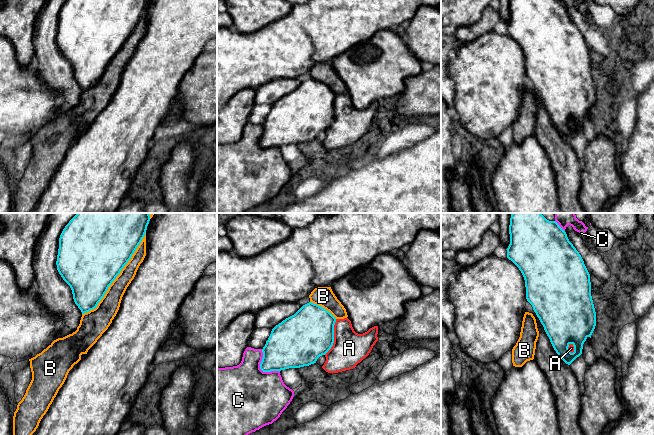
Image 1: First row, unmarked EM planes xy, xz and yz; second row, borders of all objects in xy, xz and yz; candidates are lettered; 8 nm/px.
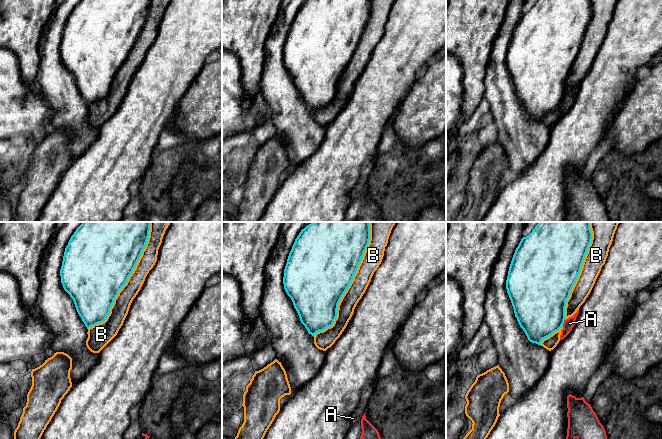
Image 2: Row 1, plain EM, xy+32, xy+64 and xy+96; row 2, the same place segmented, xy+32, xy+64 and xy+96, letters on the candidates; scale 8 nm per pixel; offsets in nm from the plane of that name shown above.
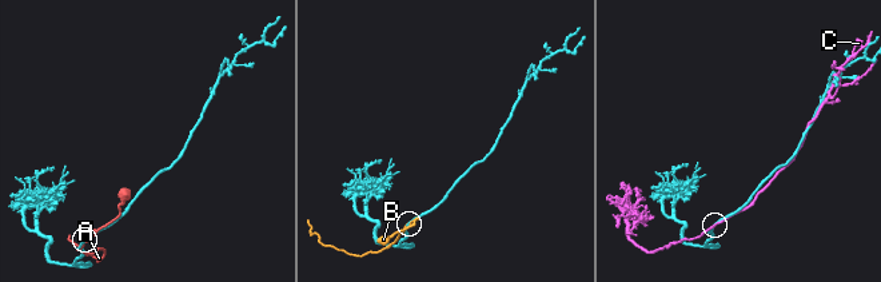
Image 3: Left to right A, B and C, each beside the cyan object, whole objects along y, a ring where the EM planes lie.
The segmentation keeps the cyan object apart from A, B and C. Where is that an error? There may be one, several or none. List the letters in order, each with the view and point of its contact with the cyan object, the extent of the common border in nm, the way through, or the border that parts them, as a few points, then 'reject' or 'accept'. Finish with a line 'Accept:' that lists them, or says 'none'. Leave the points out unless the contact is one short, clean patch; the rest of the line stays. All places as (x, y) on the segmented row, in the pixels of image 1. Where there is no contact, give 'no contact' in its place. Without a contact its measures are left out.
A: meets cyan in xz at (333, 337); contact 300 nm long; reject
B: meets cyan in xy at (117, 275); contact 850 nm long; reject
C: meets cyan in xz at (260, 368); contact 240 nm long; reject
Accept: none

